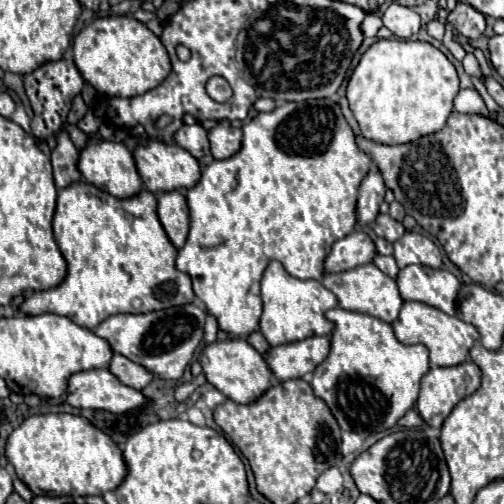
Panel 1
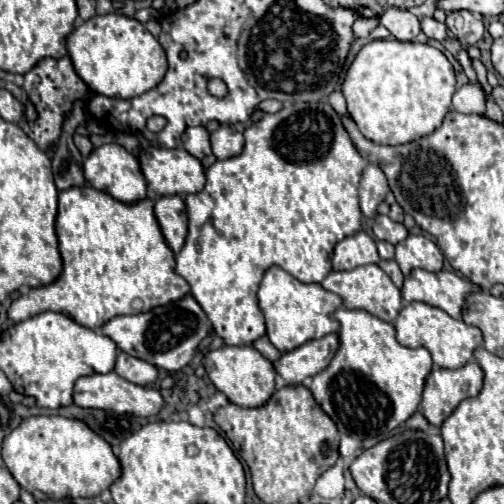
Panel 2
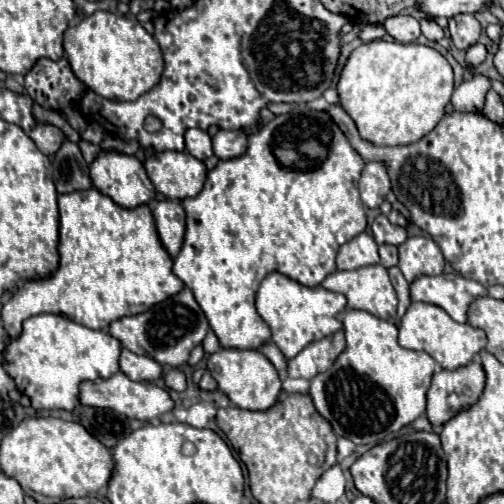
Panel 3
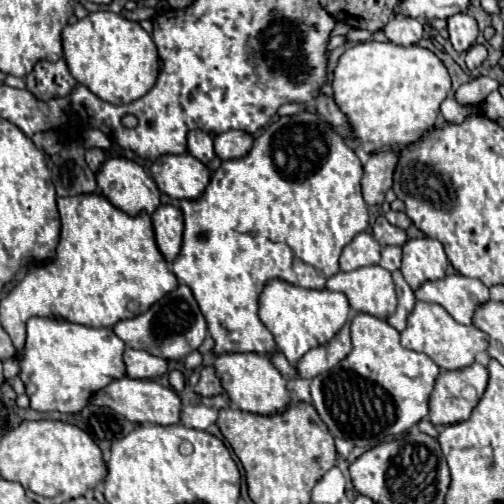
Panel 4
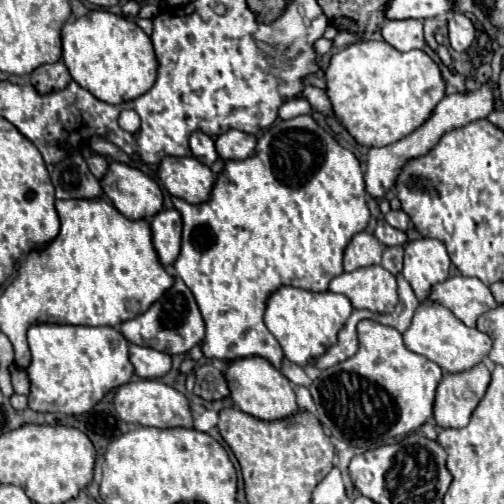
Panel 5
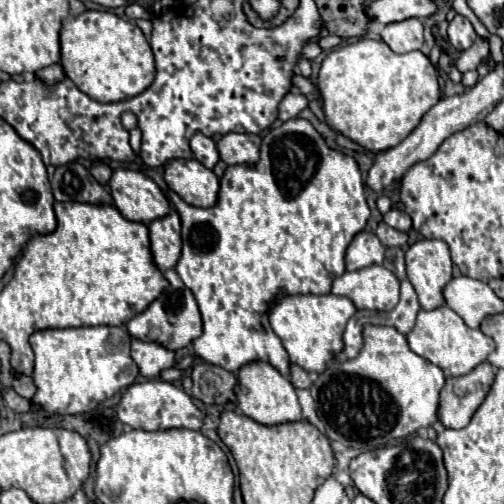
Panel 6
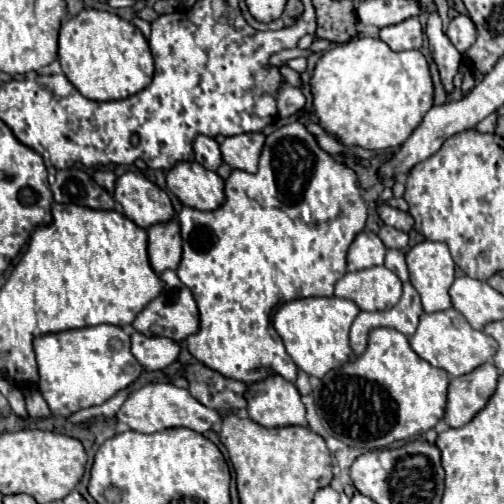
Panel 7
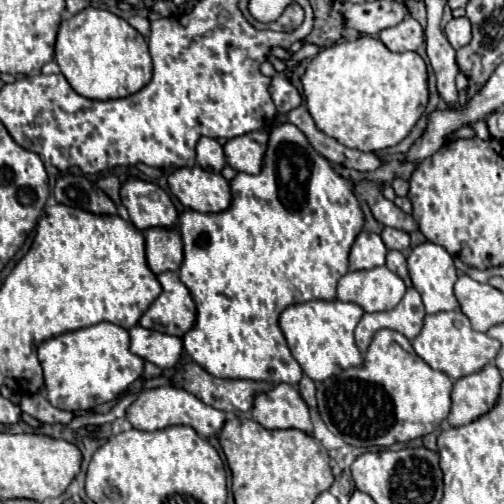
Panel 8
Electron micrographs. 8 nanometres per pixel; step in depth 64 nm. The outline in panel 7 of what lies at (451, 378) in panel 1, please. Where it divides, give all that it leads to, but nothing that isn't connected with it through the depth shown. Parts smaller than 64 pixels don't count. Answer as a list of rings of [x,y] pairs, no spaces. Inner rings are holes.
[[[492,362],[482,364],[470,374],[454,378],[448,386],[448,404],[444,422],[450,428],[468,424],[494,396],[498,384],[498,370]]]

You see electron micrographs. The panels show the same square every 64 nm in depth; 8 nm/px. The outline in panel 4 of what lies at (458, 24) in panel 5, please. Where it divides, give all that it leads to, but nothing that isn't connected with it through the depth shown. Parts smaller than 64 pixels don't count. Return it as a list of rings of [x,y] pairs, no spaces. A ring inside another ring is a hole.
[[[454,14],[448,18],[448,32],[450,32],[450,42],[456,52],[466,52],[476,36],[478,36],[478,26],[476,20],[468,14]]]

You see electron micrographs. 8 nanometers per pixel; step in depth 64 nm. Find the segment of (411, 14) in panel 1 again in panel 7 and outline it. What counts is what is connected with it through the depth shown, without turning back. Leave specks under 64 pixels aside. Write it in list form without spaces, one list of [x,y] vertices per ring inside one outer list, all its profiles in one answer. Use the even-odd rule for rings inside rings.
[[[408,18],[400,24],[380,30],[380,40],[386,42],[394,52],[418,50],[424,42],[424,32],[418,18]]]

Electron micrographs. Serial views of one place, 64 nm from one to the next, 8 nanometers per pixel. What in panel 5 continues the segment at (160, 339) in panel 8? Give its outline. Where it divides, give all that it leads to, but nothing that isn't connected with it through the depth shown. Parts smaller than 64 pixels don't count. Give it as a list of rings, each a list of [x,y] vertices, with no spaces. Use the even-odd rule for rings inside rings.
[[[130,344],[130,362],[140,378],[162,378],[172,368],[172,356],[138,344]]]

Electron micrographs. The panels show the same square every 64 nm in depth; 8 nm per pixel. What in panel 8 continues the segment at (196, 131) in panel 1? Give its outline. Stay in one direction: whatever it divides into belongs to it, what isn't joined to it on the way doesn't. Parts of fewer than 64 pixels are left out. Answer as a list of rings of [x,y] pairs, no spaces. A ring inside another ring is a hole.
[[[200,138],[198,146],[196,146],[196,162],[206,170],[212,172],[222,172],[222,168],[226,166],[226,156],[222,146],[218,144],[218,140],[214,138]]]

